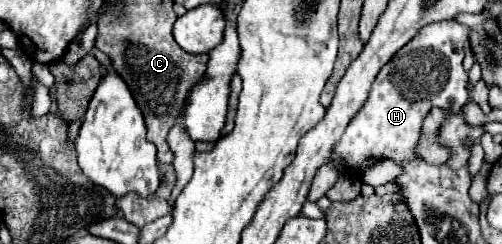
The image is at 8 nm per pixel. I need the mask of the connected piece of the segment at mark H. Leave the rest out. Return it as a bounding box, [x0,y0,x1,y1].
[332,21,482,173]

